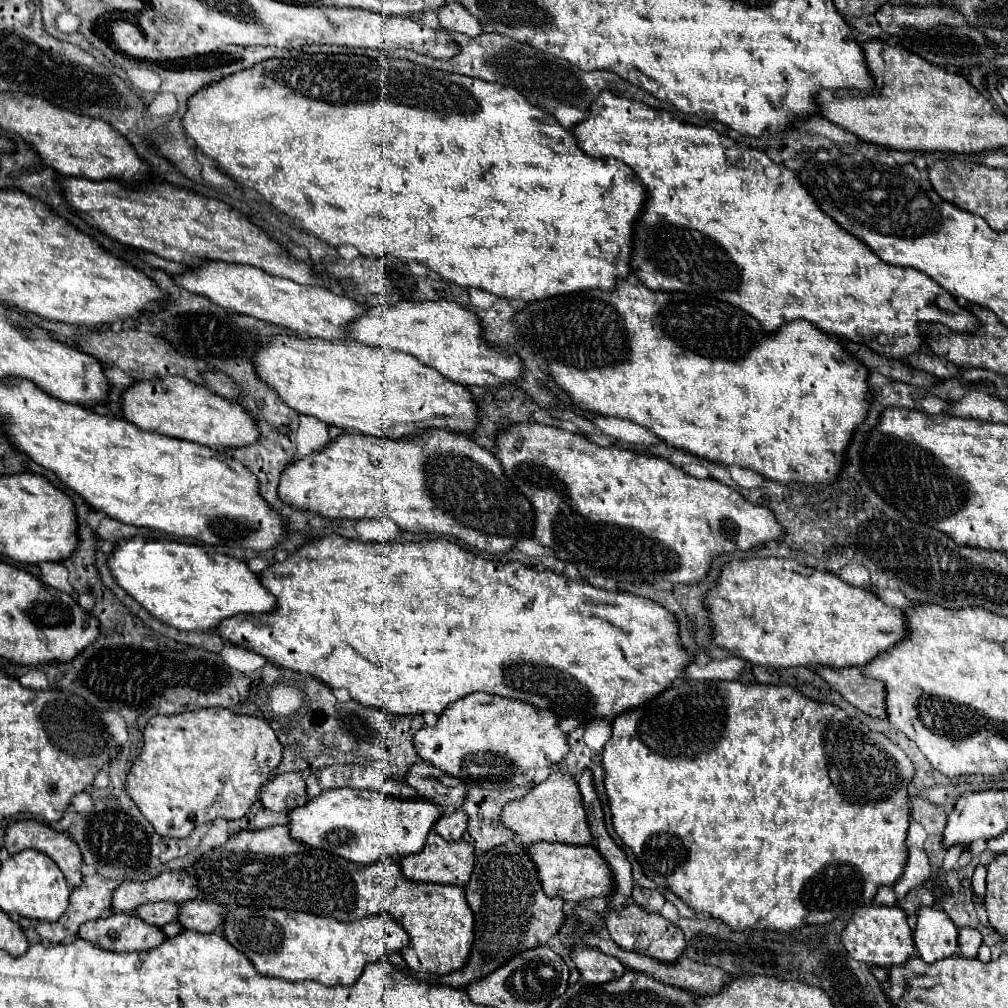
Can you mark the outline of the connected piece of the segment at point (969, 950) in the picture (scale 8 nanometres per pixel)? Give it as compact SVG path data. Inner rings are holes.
M961 927L959 929L959 953L967 959L973 959L977 957L977 951L979 951L979 945L983 943L981 939L981 933L977 929L971 929L971 927Z

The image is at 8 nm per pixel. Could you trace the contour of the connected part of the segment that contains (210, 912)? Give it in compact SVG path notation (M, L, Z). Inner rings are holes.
M205 899L187 901L187 903L179 905L177 911L179 911L177 921L185 929L193 929L193 931L201 931L201 933L213 933L217 929L217 925L223 923L221 913L225 913L225 909L221 905L205 901Z

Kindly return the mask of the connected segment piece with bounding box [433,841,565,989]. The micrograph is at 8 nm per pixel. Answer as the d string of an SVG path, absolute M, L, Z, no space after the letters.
M513 841L497 845L495 849L477 857L465 891L467 903L475 913L475 941L469 953L469 961L457 973L441 975L433 983L463 989L469 983L493 973L517 953L545 945L555 933L559 933L565 921L563 901L551 899L543 893L535 865Z

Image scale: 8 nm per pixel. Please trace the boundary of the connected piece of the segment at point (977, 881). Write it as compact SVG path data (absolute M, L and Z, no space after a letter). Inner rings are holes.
M979 865L973 875L973 889L975 889L979 903L983 903L983 897L985 897L985 875L987 875L987 869L983 865Z

